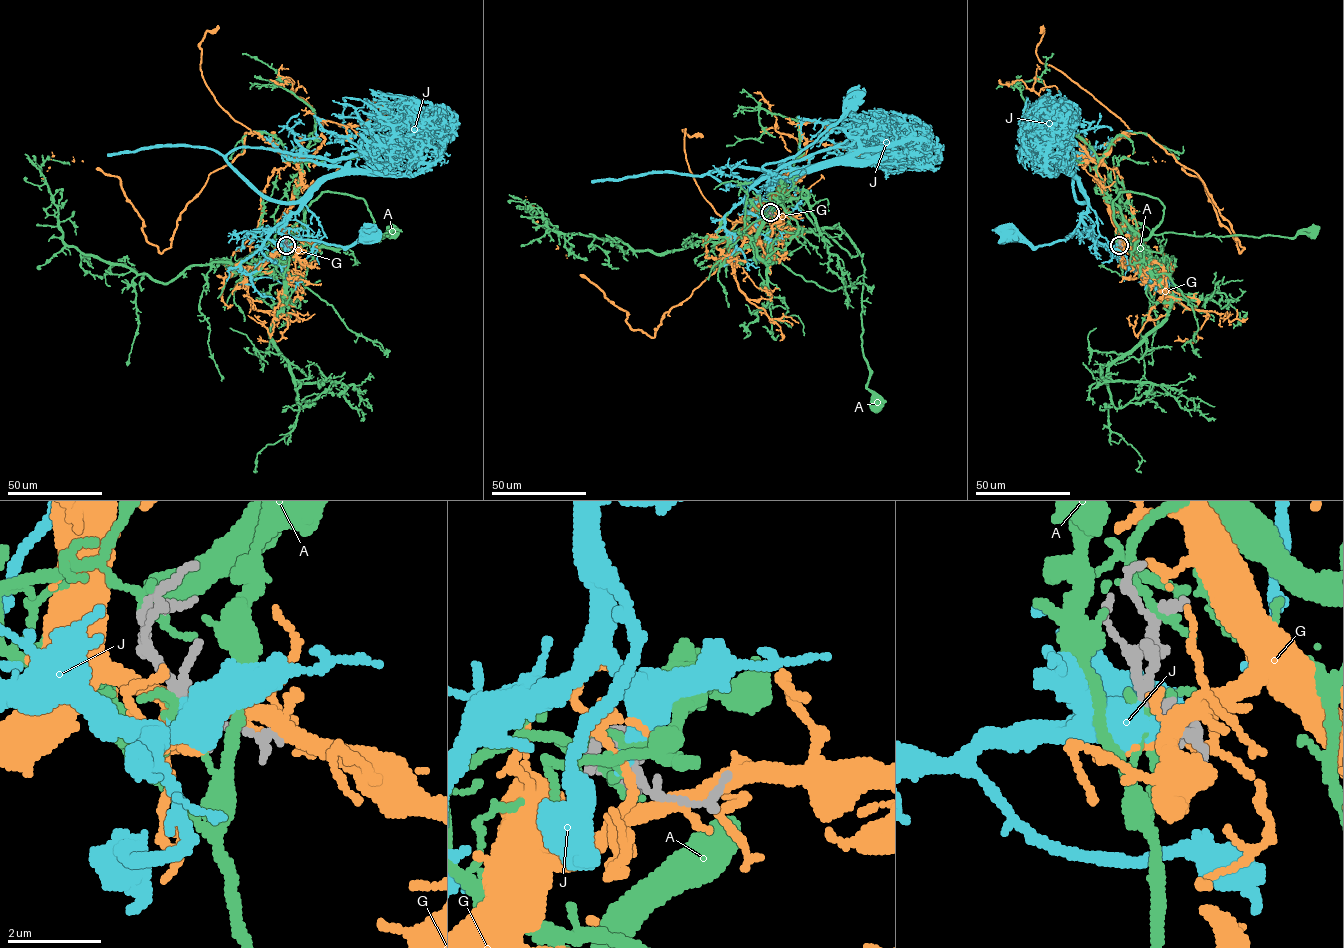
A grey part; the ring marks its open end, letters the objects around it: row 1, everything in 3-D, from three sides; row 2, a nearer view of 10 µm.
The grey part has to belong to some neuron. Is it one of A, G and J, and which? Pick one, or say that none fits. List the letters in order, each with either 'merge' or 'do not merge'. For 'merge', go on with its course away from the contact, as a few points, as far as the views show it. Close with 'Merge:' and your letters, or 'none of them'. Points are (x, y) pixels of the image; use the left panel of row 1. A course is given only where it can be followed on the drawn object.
A: do not merge
G: do not merge
J: merge | via (286, 245), (268, 238), (286, 221), (279, 232), (283, 234), (343, 246), (350, 246), (371, 233)
Merge: J

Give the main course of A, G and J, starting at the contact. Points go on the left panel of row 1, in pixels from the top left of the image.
A: (286, 245), (292, 227), (303, 220), (310, 241), (332, 247), (346, 248), (378, 232), (384, 237), (394, 233)
G: (286, 246), (300, 172), (258, 134), (208, 176), (161, 253), (116, 176), (73, 157), (51, 159), (42, 178)
J: (286, 245), (268, 238), (286, 221), (279, 232), (283, 234), (343, 246), (350, 246), (371, 233)

